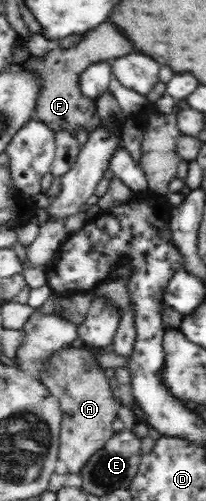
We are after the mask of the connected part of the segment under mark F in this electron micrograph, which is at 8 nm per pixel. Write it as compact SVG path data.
M100 24L96 28L84 34L82 40L72 48L51 49L50 54L44 60L34 60L32 70L37 78L42 78L42 94L37 96L36 118L42 120L54 132L68 130L74 132L78 126L86 128L88 132L94 131L101 119L96 111L95 101L91 97L84 96L79 87L81 74L84 69L97 62L111 62L117 57L126 56L132 52L132 44L124 40L122 32L116 32L114 24Z

